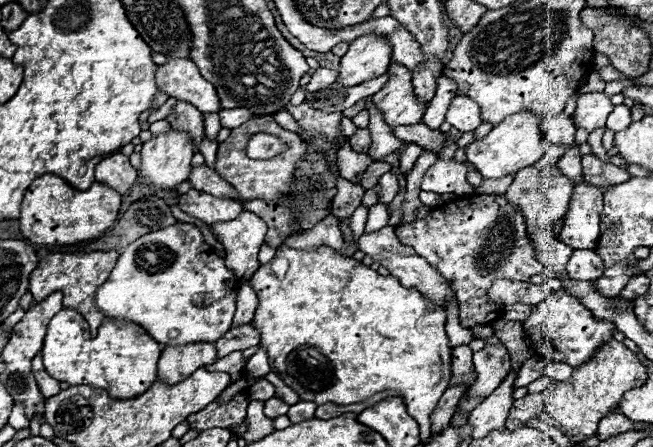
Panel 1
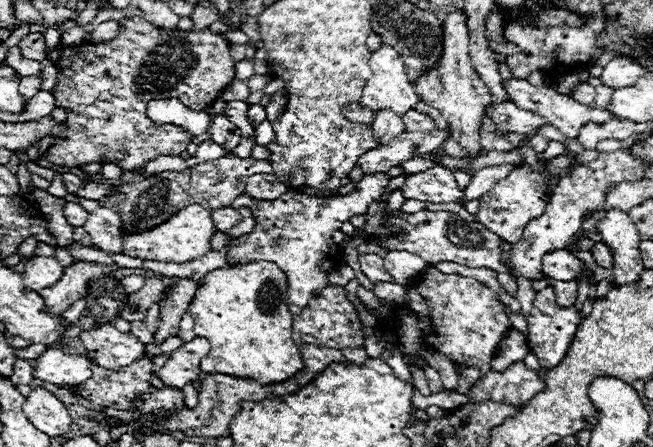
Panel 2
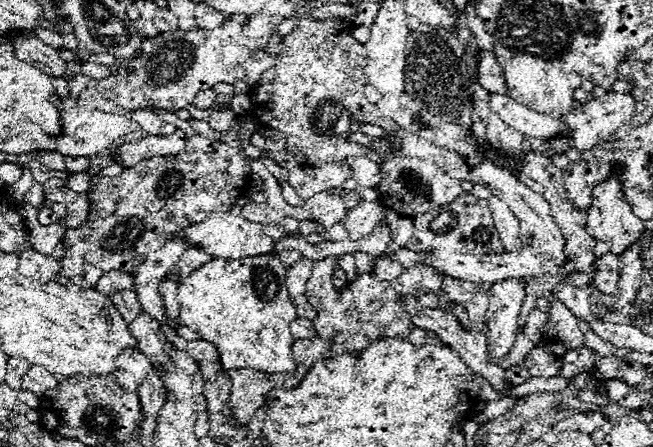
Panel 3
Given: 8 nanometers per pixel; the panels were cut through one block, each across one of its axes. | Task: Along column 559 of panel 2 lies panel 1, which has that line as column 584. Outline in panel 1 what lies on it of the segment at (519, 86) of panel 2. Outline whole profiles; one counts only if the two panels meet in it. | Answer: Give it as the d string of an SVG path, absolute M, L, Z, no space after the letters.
M588 92L578 96L576 112L574 112L574 124L576 128L584 128L588 132L594 132L596 128L604 128L606 118L610 116L614 104L604 92Z

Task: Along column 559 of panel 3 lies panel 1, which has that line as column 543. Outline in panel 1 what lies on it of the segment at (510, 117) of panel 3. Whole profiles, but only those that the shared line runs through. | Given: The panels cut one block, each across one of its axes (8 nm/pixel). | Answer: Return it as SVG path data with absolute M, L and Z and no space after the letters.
M558 114L558 116L552 116L552 118L544 118L540 130L544 132L544 136L552 144L572 144L576 126L574 126L570 116Z

